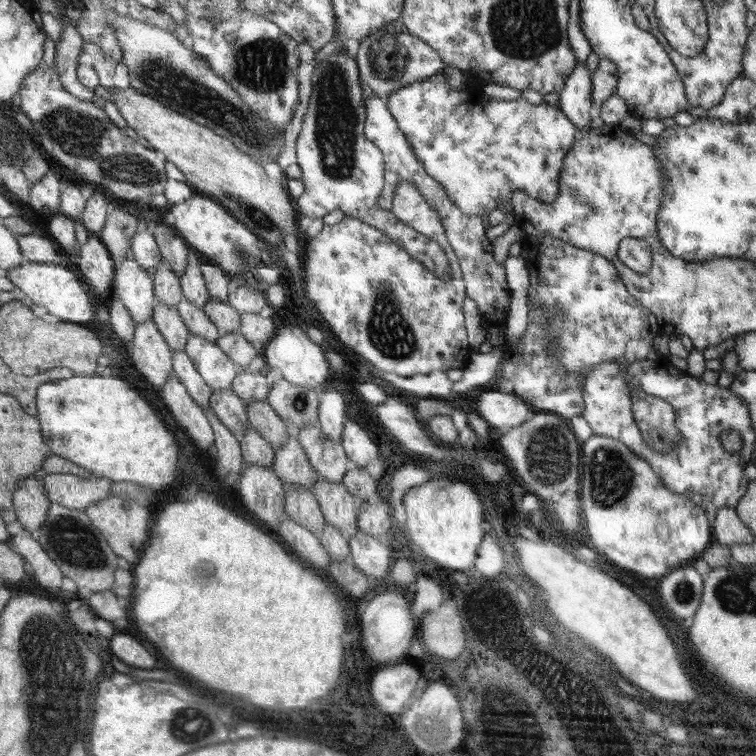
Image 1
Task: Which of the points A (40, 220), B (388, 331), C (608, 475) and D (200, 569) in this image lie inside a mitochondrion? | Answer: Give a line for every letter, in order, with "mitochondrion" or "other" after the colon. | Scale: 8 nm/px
A: other
B: mitochondrion
C: mitochondrion
D: mitochondrion

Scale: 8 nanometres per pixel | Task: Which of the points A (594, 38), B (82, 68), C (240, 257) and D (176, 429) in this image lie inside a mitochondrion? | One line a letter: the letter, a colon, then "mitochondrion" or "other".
A: other
B: other
C: mitochondrion
D: other

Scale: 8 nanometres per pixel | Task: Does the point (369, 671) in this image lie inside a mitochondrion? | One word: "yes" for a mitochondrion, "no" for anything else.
no

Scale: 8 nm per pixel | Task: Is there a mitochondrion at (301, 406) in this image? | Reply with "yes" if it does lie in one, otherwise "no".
yes

